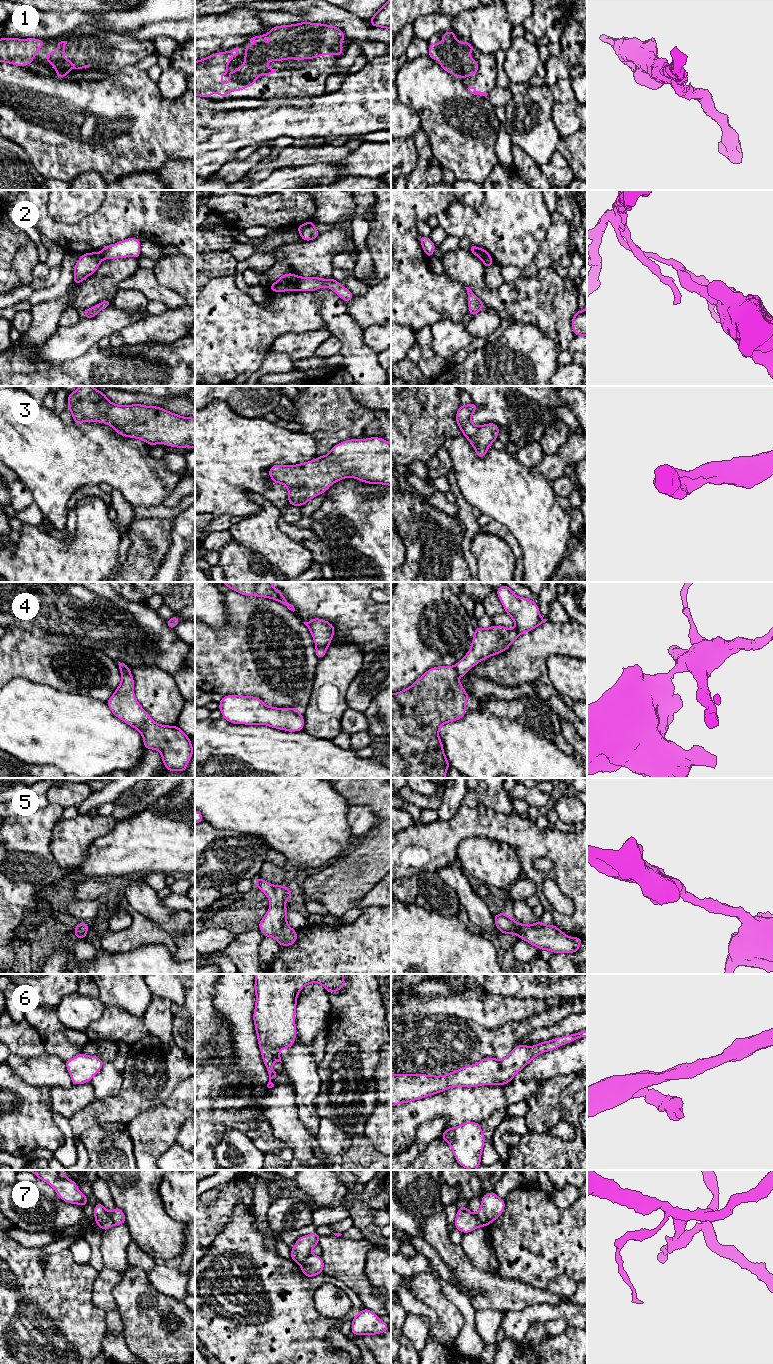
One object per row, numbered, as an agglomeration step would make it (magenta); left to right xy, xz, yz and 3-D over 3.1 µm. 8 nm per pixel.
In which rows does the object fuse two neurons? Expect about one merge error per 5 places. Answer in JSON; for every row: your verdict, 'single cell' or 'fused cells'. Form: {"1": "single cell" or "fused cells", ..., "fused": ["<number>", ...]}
{"1": "single cell", "2": "fused cells", "3": "single cell", "4": "fused cells", "5": "single cell", "6": "single cell", "7": "fused cells", "fused": ["2", "4", "7"]}

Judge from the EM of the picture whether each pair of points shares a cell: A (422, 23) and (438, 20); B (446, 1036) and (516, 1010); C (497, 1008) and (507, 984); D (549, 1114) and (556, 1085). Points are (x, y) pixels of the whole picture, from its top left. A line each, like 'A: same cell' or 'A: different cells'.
A: same cell
B: different cells
C: different cells
D: same cell

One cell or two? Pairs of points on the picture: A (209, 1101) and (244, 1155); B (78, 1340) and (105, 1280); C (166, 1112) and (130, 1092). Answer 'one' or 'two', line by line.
A: two
B: two
C: two

